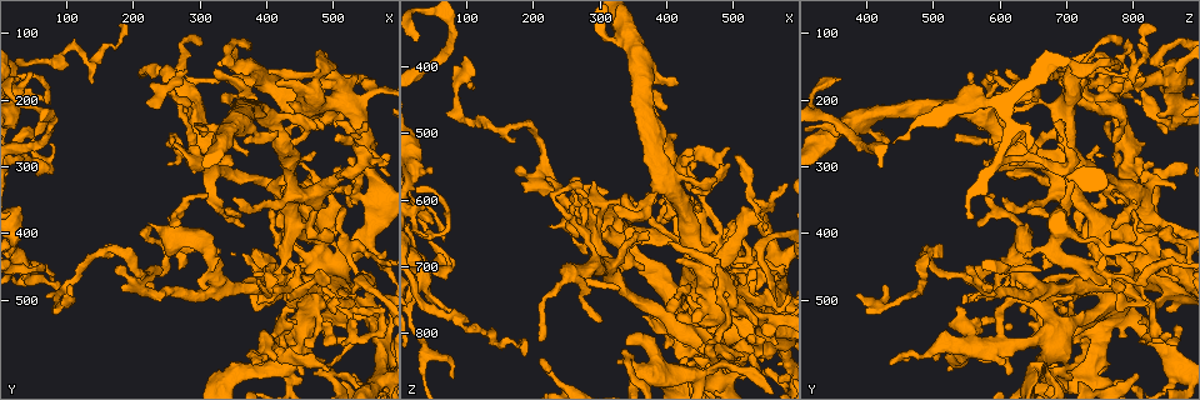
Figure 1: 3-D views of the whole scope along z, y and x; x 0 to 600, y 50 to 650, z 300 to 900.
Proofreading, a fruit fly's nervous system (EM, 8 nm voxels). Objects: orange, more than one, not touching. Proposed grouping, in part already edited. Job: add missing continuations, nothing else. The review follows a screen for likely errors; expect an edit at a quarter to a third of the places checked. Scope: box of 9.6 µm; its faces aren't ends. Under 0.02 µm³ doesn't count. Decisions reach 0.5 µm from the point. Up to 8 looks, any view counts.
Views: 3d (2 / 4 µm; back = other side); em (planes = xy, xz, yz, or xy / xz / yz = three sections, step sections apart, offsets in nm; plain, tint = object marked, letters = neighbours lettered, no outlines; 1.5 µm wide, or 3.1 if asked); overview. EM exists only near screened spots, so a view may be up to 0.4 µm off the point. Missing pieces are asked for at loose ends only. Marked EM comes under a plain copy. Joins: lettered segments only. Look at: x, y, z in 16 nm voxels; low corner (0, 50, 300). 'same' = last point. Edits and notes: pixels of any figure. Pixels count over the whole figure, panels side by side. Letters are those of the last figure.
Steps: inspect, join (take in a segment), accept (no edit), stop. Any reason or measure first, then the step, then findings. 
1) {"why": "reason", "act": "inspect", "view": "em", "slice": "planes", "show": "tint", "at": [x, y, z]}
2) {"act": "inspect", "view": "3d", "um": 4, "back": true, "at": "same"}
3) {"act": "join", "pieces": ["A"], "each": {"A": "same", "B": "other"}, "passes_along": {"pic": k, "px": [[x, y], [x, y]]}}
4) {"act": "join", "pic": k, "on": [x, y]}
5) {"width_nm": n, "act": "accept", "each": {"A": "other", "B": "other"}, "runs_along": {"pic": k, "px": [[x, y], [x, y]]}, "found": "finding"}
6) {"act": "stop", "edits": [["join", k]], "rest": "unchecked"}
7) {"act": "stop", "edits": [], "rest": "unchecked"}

{"why": "free end", "act": "inspect", "view": "3d", "um": 2, "back": true, "at": [80, 265, 690]}

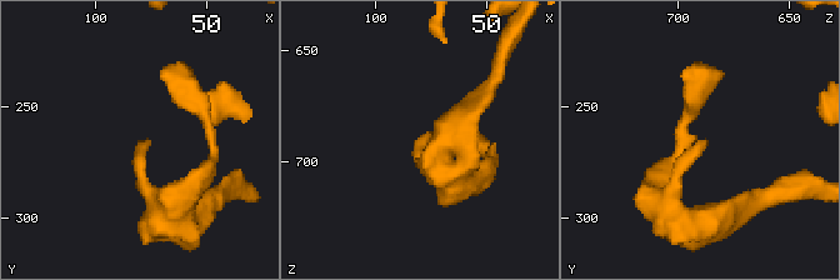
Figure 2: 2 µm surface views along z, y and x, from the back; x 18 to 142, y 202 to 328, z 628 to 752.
{"why": "now the EM", "act": "inspect", "view": "em", "slice": "yz", "step": 8, "show": "letters", "at": [76, 265, 689]}

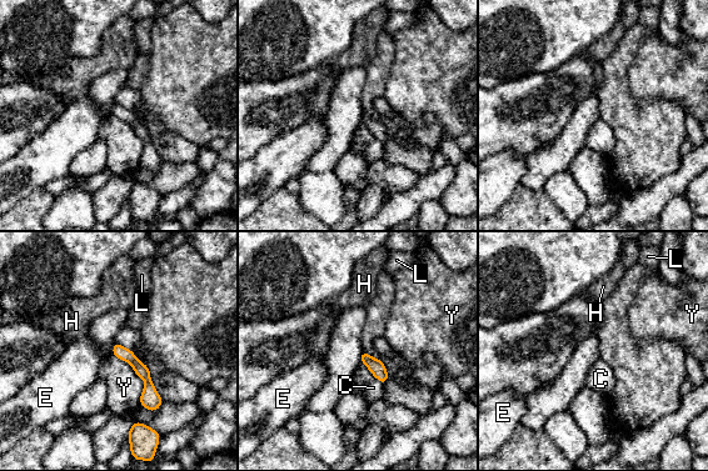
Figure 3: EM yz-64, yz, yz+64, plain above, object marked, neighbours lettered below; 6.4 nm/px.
{"act": "inspect", "view": "em", "slice": "xz", "step": 8, "show": "letters", "at": "same"}

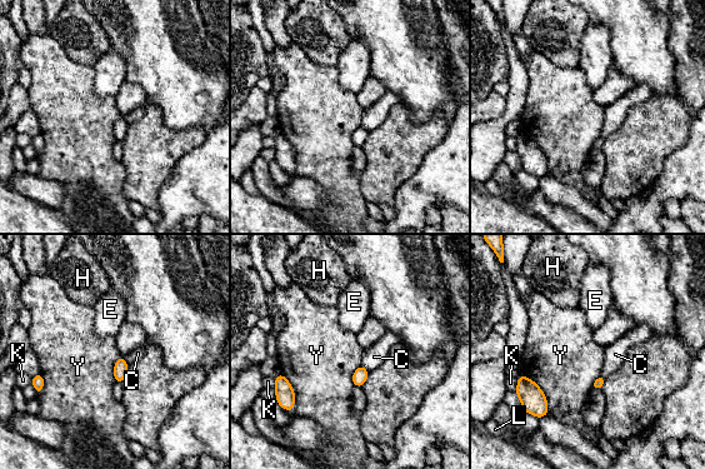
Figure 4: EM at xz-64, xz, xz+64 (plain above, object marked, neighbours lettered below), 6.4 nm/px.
{"act": "accept", "each": {"C": "other", "E": "other", "H": "other", "K": "other", "L": "other", "Y": "other"}, "border": {"pic": 4, "px": [[524, 374], [544, 393], [548, 414]]}, "found": "none of them fits"}

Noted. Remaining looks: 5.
{"act": "inspect", "view": "3d", "um": 4, "at": [210, 400, 840]}

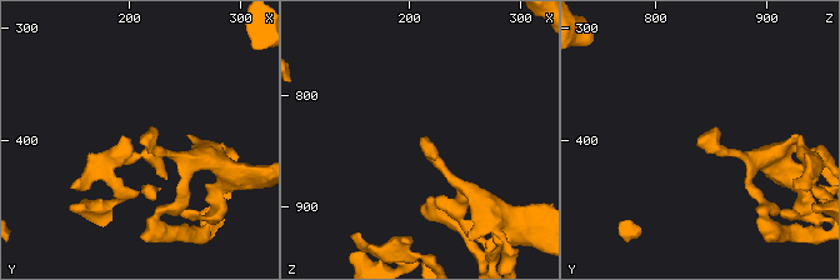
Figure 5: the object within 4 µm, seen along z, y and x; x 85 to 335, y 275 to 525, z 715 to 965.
{"why": "now the EM", "act": "inspect", "view": "em", "slice": "planes", "show": "letters", "at": [210, 400, 838]}

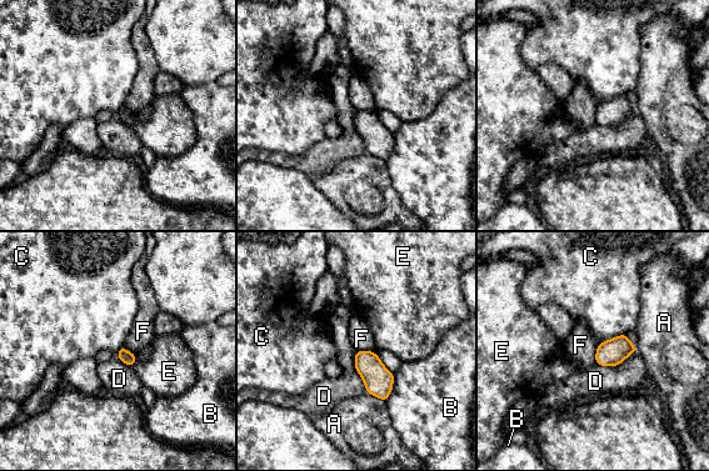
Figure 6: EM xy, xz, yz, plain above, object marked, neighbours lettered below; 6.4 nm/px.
{"width_nm": 80, "act": "accept", "each": {"A": "other", "B": "other", "C": "other", "D": "other", "E": "other", "F": "other"}, "found": "none of them fits"}

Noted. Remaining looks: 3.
{"why": "branch stops here", "act": "inspect", "view": "3d", "um": 4, "at": [495, 460, 540]}

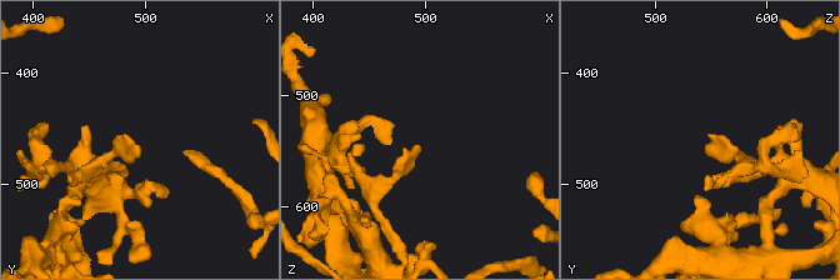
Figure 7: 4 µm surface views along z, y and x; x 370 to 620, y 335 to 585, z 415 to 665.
{"act": "inspect", "view": "em", "slice": "planes", "show": "letters", "at": [492, 464, 546]}

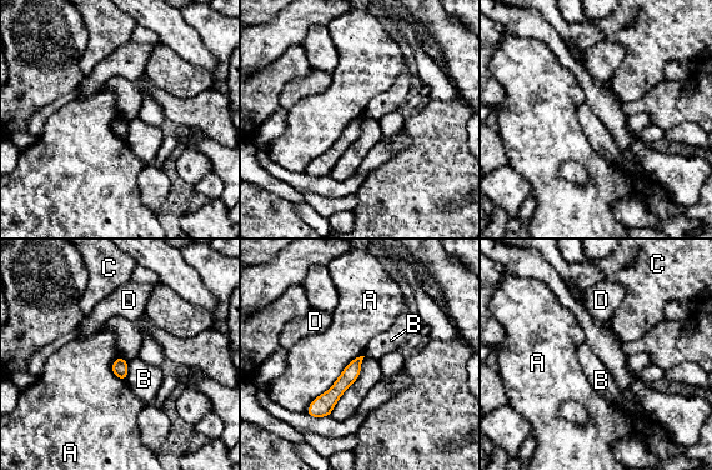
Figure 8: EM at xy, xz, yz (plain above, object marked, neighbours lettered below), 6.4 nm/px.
{"act": "accept", "each": {"A": "other", "B": "other", "C": "other", "D": "other"}, "found": "none of them fits"}

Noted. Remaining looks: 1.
{"act": "stop", "edits": [], "rest": "unchecked"}

